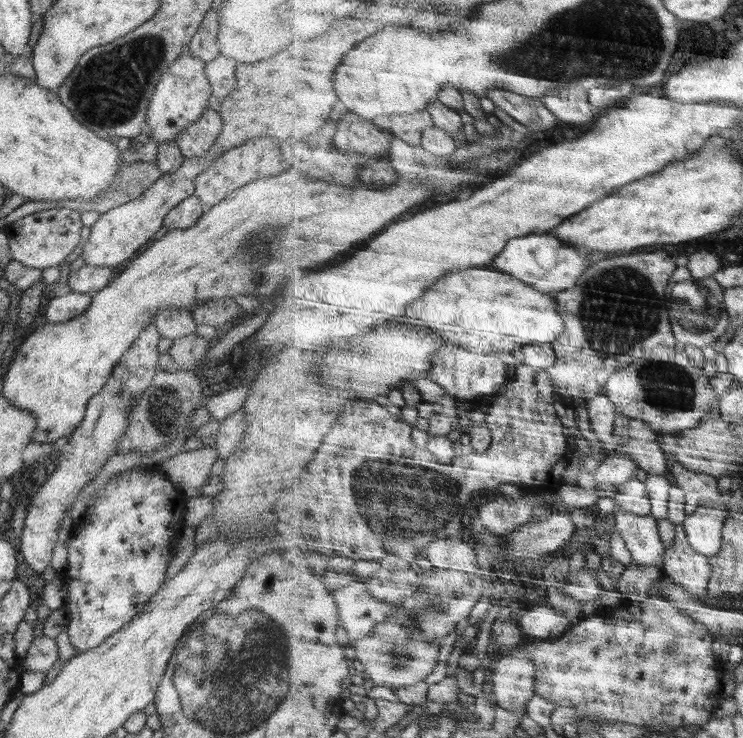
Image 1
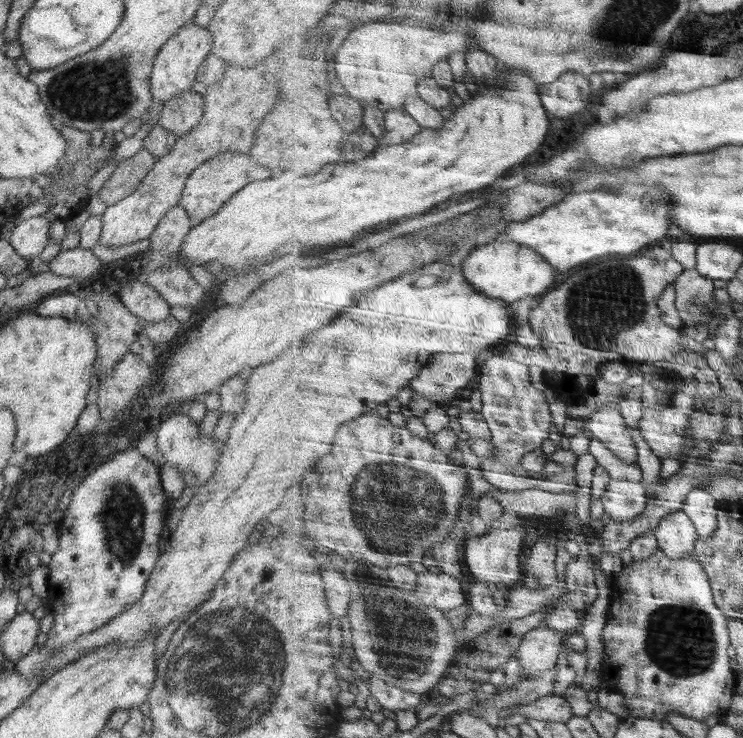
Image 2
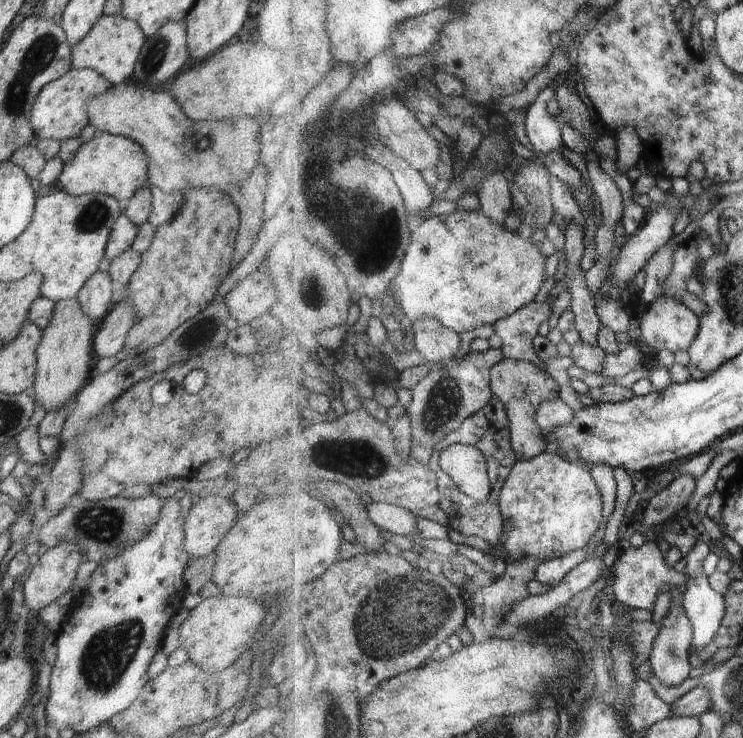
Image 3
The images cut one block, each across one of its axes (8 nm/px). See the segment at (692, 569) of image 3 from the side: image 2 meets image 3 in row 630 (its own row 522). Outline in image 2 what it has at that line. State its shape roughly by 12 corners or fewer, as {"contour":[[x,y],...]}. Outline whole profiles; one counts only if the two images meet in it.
{"contour":[[695,489],[683,508],[700,538],[719,529],[719,500],[708,489]]}

